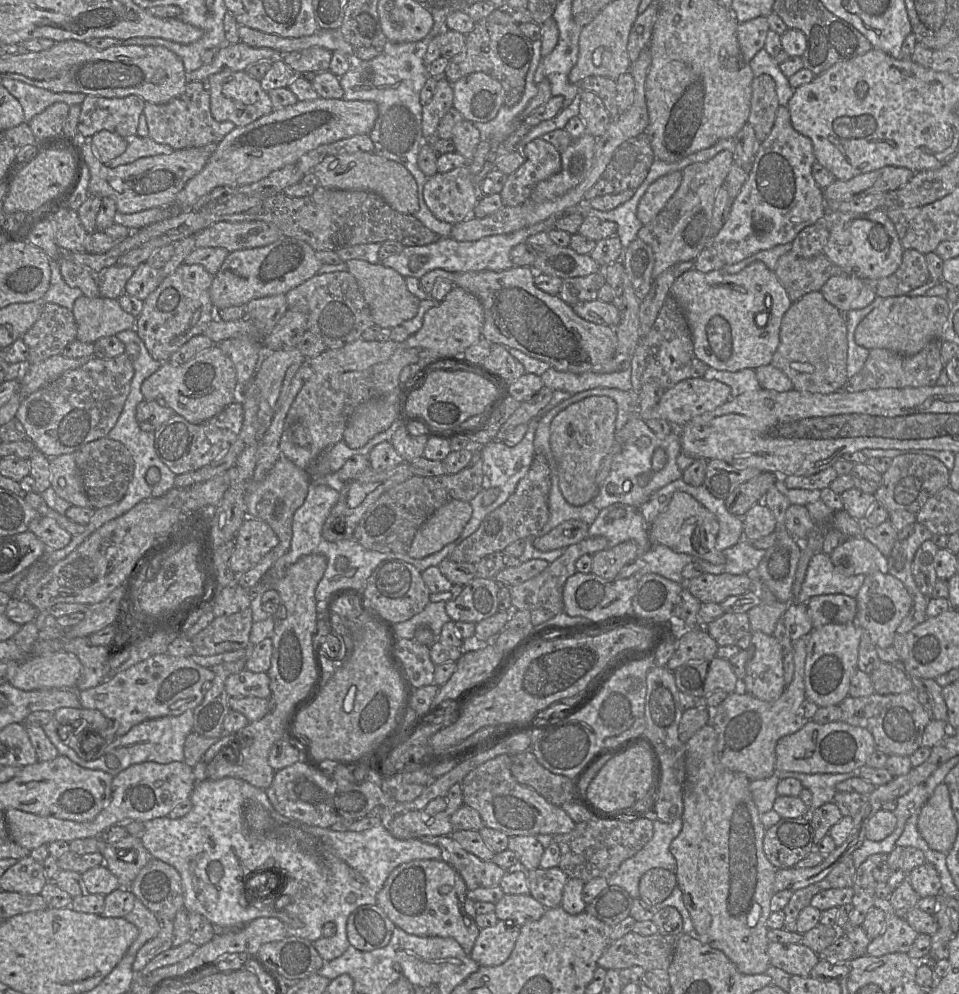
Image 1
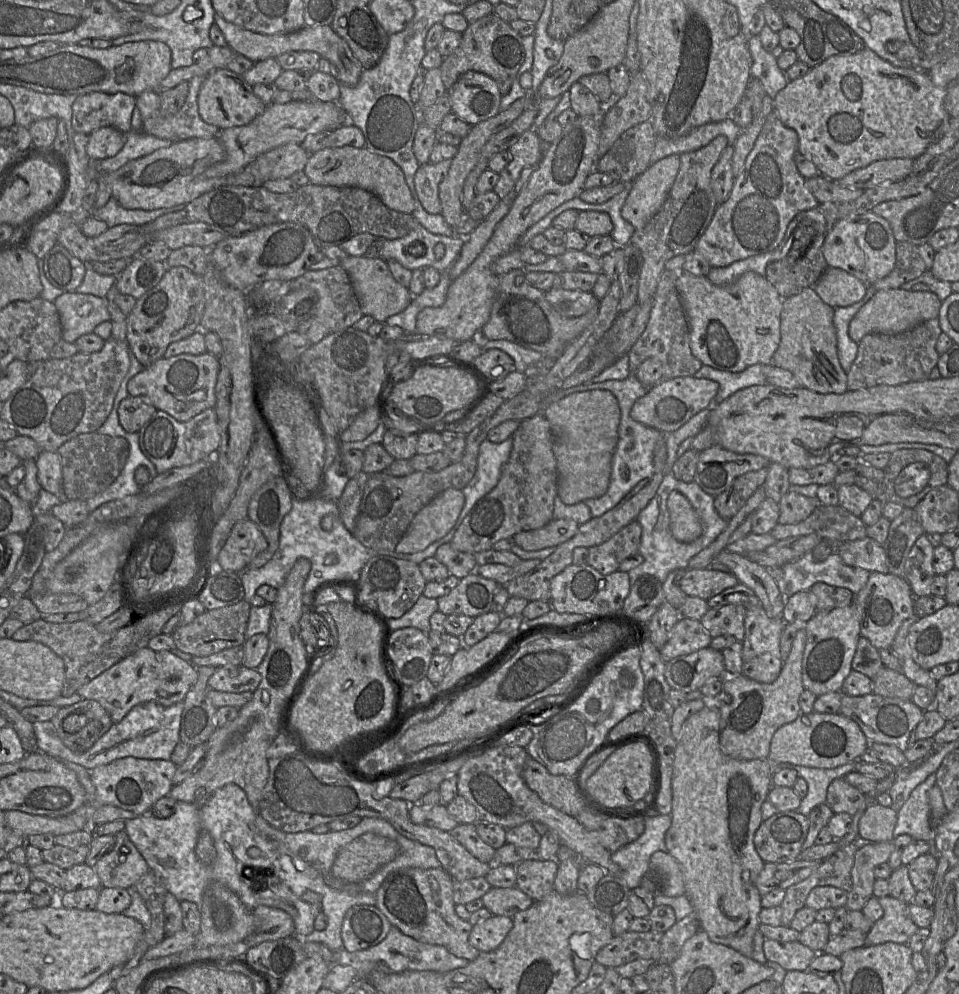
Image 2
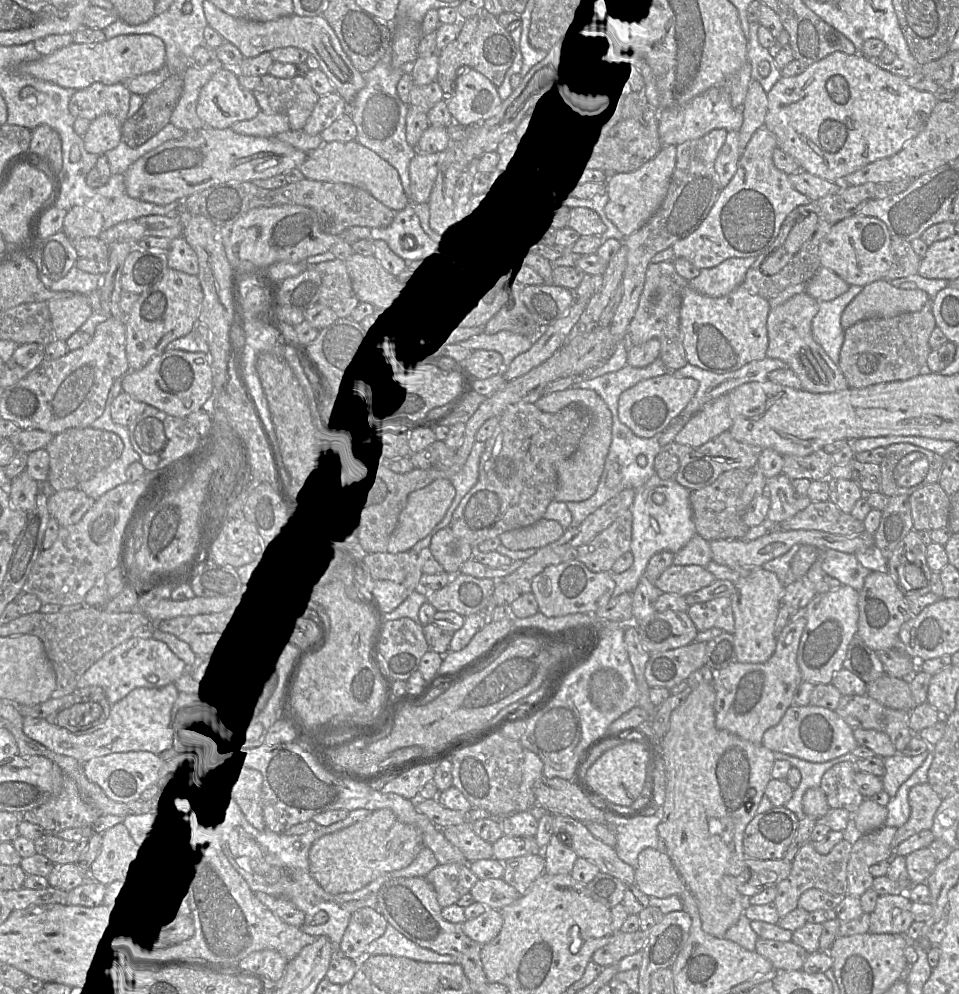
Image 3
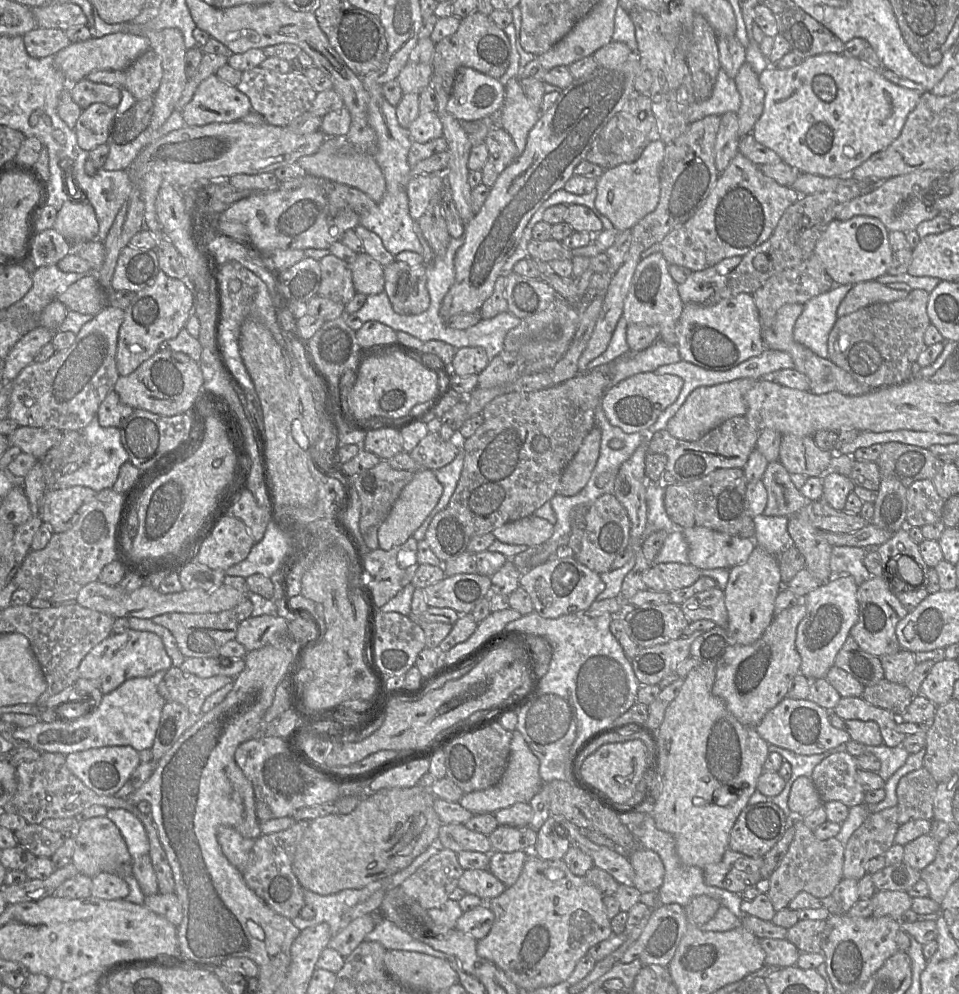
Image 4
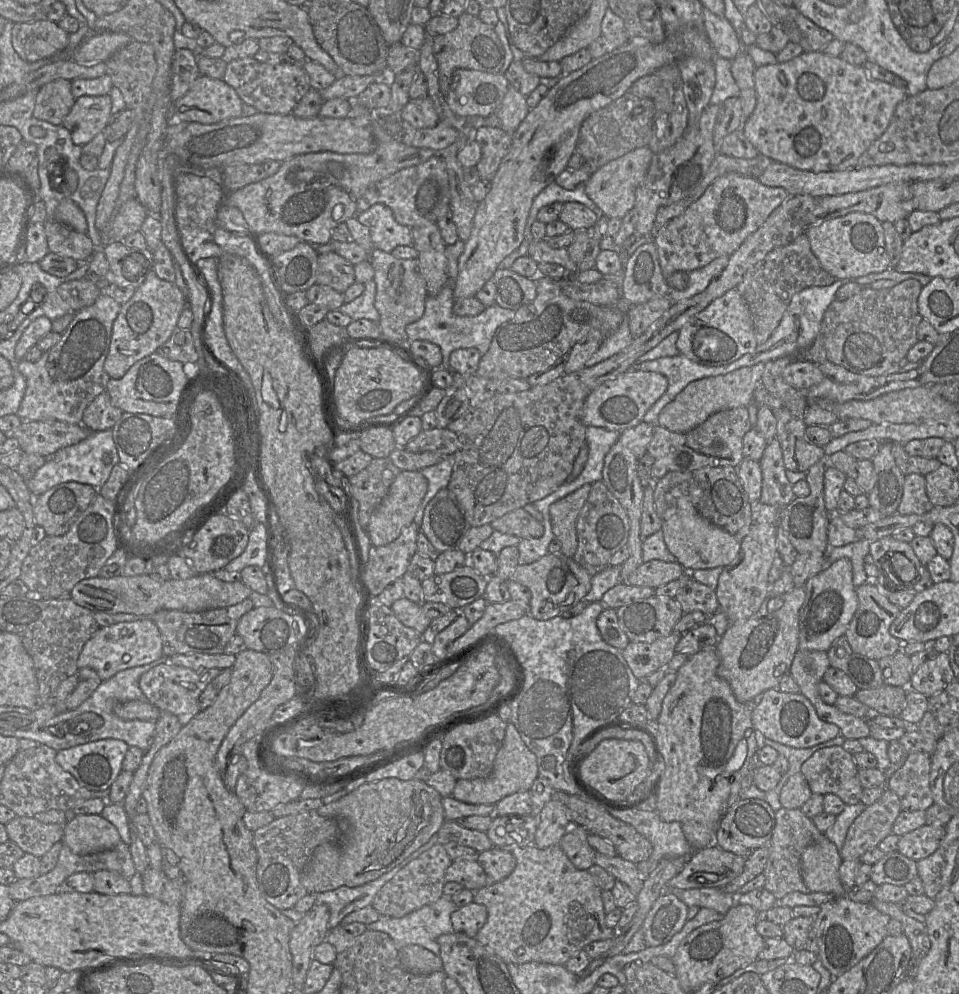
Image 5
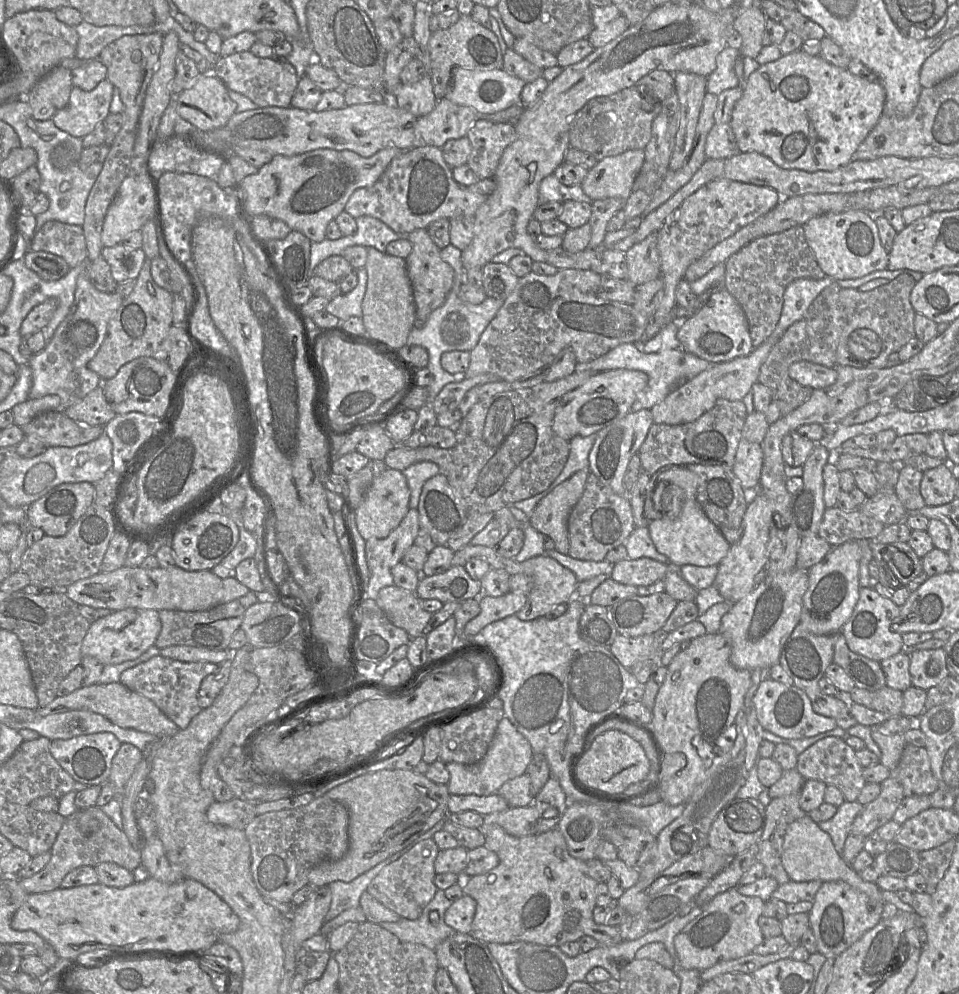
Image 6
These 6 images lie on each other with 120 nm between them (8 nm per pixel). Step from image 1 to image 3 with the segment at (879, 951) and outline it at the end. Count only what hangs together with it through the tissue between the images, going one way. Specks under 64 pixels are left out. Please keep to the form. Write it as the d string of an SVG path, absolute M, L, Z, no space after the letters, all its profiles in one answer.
M906 893L879 896L870 914L869 933L906 934L914 922L911 903Z

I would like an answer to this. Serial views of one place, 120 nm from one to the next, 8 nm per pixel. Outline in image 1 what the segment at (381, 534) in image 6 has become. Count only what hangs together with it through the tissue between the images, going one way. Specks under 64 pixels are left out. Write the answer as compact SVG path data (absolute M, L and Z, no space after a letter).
M452 500L437 509L418 529L407 553L422 559L455 541L472 516L469 502Z

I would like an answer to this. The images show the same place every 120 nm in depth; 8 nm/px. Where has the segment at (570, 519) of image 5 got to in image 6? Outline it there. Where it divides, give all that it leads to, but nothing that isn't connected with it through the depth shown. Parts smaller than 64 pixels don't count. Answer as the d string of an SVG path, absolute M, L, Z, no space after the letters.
M580 470L555 487L536 505L528 523L554 541L555 550L568 554L568 518L581 498L589 470Z

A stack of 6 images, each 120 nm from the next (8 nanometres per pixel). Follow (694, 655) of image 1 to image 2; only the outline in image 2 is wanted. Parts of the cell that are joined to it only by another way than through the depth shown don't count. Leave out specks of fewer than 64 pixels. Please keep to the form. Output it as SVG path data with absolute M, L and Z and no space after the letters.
M681 618L675 624L667 643L659 650L664 662L709 647L712 638L700 621Z

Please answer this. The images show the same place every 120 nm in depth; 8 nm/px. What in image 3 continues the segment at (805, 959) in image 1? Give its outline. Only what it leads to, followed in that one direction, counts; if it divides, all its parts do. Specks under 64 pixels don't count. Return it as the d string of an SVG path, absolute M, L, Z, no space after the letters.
M758 938L756 952L767 958L776 970L801 970L808 952L792 941L784 942Z

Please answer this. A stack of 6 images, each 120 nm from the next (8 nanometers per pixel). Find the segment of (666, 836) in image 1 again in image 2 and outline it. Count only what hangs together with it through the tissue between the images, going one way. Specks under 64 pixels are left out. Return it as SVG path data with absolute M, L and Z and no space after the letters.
M670 814L644 817L643 834L611 854L612 861L621 868L619 878L629 889L640 886L642 877L650 871L650 857L654 852L667 852L665 834L671 822Z

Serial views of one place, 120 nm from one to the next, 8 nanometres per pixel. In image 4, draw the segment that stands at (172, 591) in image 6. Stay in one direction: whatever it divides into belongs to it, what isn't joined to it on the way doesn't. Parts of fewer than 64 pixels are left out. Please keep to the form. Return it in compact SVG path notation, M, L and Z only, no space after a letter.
M99 580L82 587L76 598L76 603L84 608L105 613L114 618L152 619L167 613L204 614L219 613L230 610L243 602L247 597L242 592L228 585L222 585L215 590L203 589L183 590L177 593L162 594L158 590L143 585L139 589L127 592L119 585L109 586Z

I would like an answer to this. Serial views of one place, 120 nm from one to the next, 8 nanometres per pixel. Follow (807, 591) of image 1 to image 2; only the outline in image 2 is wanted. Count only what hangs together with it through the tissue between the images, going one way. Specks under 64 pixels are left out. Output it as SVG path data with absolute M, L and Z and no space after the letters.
M833 551L825 560L816 561L810 552L796 561L786 563L781 568L770 569L781 594L786 598L800 591L809 591L817 582L826 583L835 587L849 589L855 596L866 585L871 572L859 567L845 564L840 555Z

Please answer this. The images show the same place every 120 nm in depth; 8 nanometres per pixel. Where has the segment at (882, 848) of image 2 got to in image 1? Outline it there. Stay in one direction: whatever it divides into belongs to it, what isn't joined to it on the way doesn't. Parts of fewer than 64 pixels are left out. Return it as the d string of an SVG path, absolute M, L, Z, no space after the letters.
M873 854L856 868L854 884L852 886L854 891L851 902L853 910L850 913L849 921L844 928L840 929L840 935L845 935L846 931L862 926L867 913L874 907L877 881L873 876L873 871L877 866L886 863L886 861L886 854Z

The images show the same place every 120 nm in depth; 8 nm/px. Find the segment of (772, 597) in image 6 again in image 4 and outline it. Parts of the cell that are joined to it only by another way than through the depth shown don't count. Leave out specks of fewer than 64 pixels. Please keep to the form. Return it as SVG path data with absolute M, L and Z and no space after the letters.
M801 599L798 604L783 610L782 612L776 614L771 622L771 624L764 631L763 635L754 643L750 645L739 645L739 644L731 644L731 646L727 649L725 654L716 664L715 671L715 682L712 689L712 693L714 696L720 698L724 701L729 712L743 725L756 728L758 724L762 721L765 715L773 709L780 701L782 701L785 697L787 697L788 688L790 683L794 679L796 675L800 673L801 666L801 657L796 648L796 637L797 637L797 628L799 623L806 615L806 605Z

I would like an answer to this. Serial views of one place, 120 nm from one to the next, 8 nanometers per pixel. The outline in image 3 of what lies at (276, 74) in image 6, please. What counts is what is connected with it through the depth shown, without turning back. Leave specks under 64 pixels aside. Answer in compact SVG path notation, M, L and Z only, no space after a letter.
M270 74L260 77L260 83L252 91L260 110L266 114L288 117L290 130L302 130L320 96L303 76L289 79Z

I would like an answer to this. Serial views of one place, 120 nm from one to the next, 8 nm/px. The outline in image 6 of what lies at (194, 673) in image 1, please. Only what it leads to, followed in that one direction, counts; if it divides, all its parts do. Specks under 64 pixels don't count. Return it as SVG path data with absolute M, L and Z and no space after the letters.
M128 608L113 611L108 616L99 618L91 623L90 628L83 639L81 651L84 656L92 656L104 665L120 664L141 656L151 646L161 632L161 620L159 611L154 609Z

